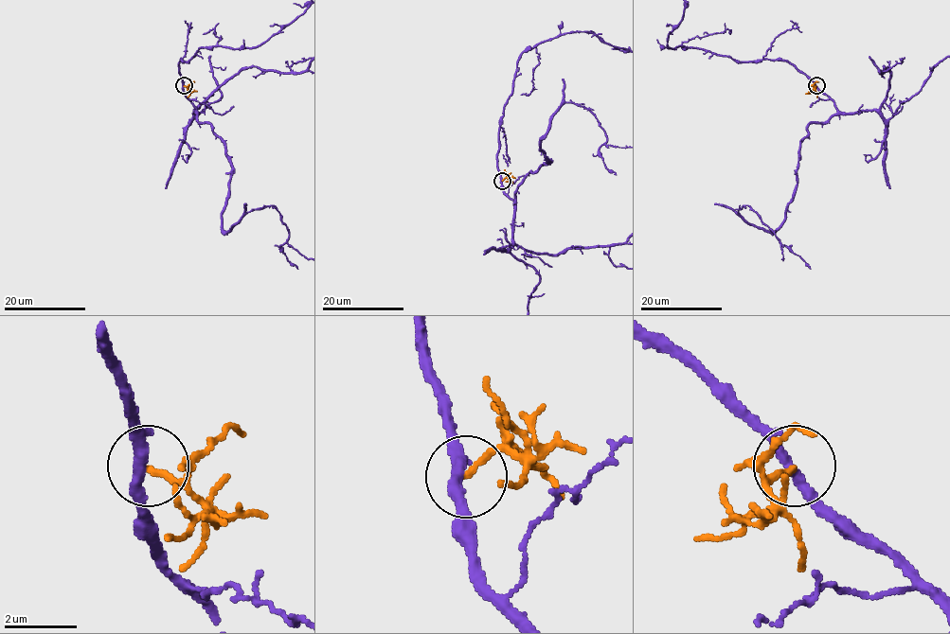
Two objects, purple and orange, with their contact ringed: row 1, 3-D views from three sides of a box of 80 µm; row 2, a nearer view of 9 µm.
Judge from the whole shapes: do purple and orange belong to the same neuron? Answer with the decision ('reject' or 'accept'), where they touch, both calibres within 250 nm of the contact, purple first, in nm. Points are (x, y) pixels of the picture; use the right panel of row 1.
reject | (816, 85) | 280/190 nm

